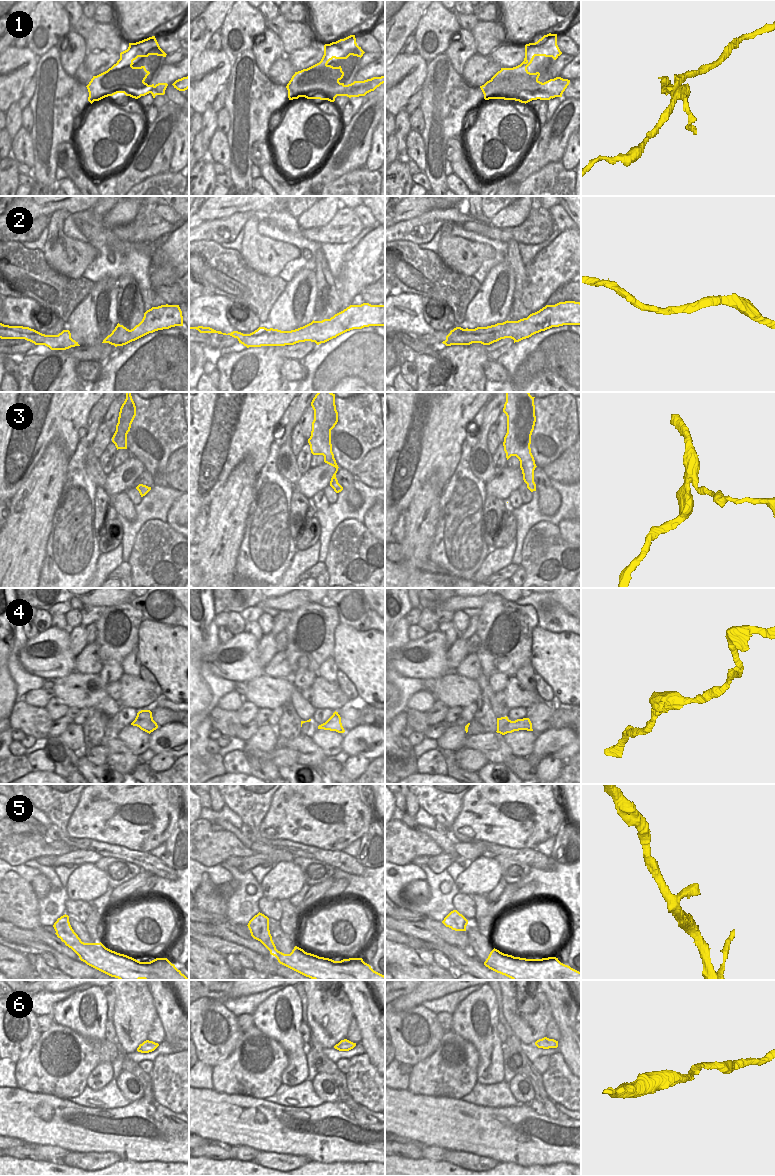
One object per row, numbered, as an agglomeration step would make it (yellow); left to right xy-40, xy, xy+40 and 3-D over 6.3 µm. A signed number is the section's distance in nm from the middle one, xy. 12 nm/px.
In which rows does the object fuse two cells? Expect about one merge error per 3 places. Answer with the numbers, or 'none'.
1

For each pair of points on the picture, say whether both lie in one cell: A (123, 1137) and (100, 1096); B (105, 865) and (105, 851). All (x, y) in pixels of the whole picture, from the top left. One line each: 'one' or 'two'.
A: two
B: two

